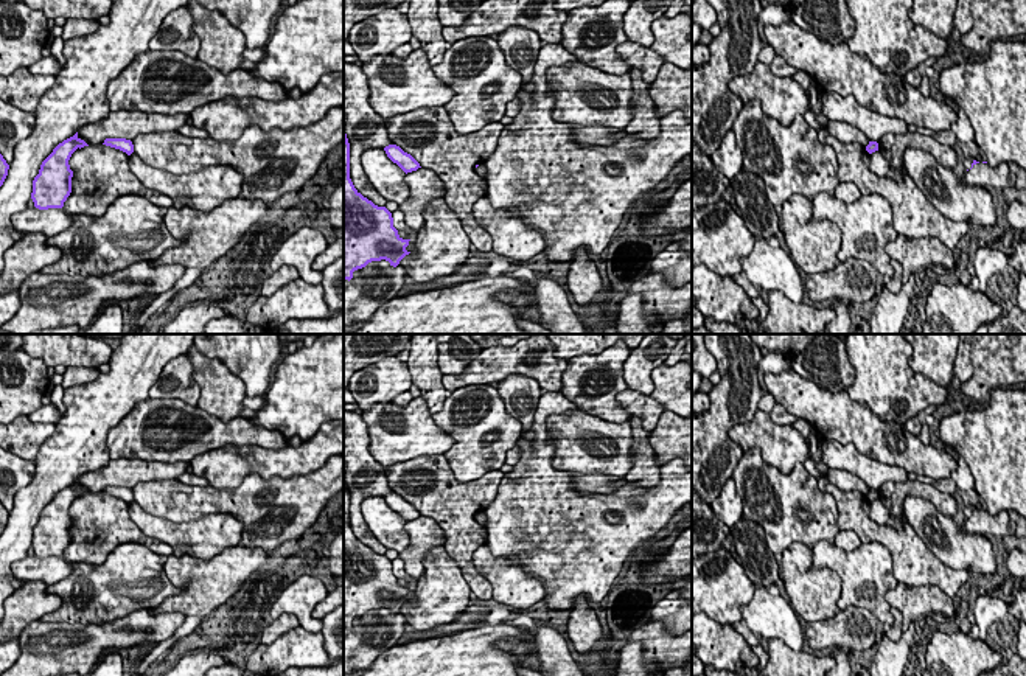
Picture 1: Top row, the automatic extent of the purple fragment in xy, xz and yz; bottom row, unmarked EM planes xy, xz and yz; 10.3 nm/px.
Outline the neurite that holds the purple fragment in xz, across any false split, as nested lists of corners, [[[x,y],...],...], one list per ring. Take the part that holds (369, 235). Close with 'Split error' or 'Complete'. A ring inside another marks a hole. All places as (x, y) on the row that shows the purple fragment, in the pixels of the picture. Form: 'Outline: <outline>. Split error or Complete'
Outline: [[[344,115],[344,280],[351,280],[353,272],[365,267],[372,261],[386,260],[390,266],[396,267],[400,261],[409,255],[406,250],[410,239],[403,239],[398,230],[393,227],[392,213],[386,207],[378,207],[367,197],[364,197],[353,185],[350,179],[350,143],[345,134],[345,115]]]. Complete

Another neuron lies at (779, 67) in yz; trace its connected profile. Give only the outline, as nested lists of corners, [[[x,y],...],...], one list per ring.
[[[774,56],[770,68],[779,78],[793,78],[797,73],[797,70],[790,67],[780,56]]]

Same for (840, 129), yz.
[[[829,121],[825,129],[830,135],[839,138],[844,143],[858,143],[866,148],[871,141],[864,132],[844,121]]]

